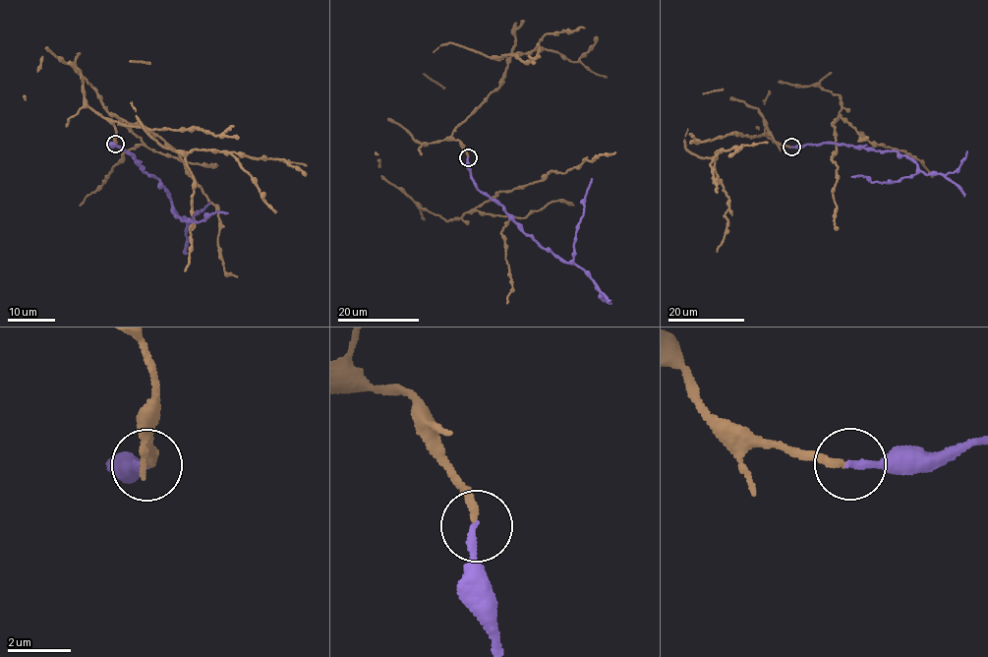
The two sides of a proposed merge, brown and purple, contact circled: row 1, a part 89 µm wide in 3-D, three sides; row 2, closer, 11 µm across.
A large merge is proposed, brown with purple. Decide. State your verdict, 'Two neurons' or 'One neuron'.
One neuron

